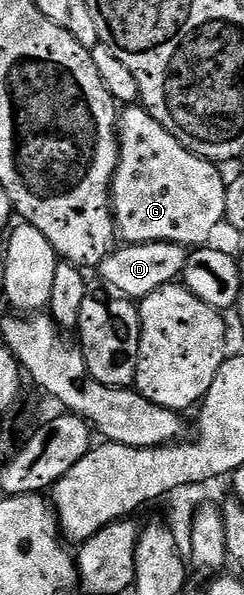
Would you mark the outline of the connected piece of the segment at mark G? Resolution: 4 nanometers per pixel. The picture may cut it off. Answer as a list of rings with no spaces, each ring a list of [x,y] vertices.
[[[123,108],[118,118],[118,166],[114,168],[114,180],[110,182],[110,204],[117,236],[132,245],[163,241],[187,247],[205,246],[214,228],[226,220],[224,199],[228,181],[222,178],[218,169],[221,168],[215,162],[197,157],[168,135],[146,109]]]

